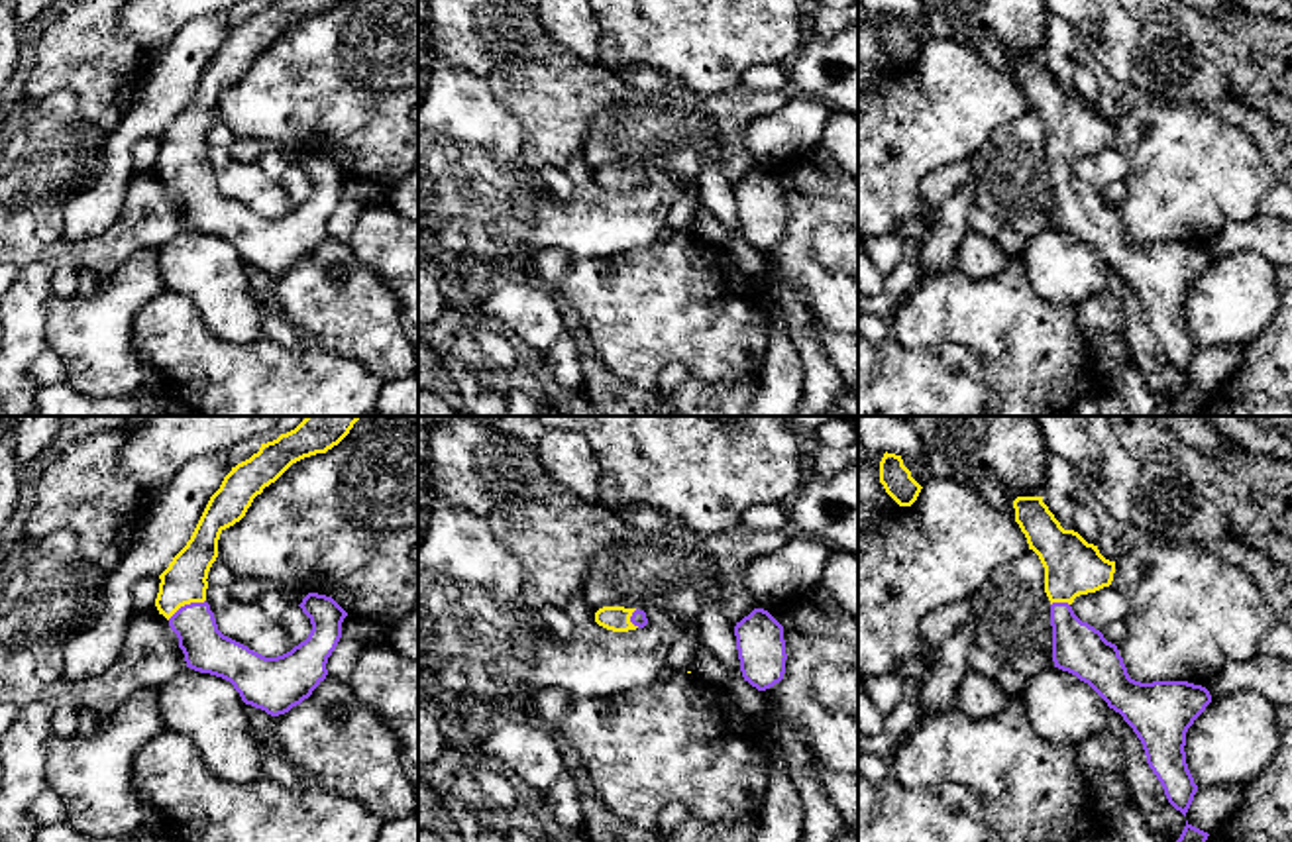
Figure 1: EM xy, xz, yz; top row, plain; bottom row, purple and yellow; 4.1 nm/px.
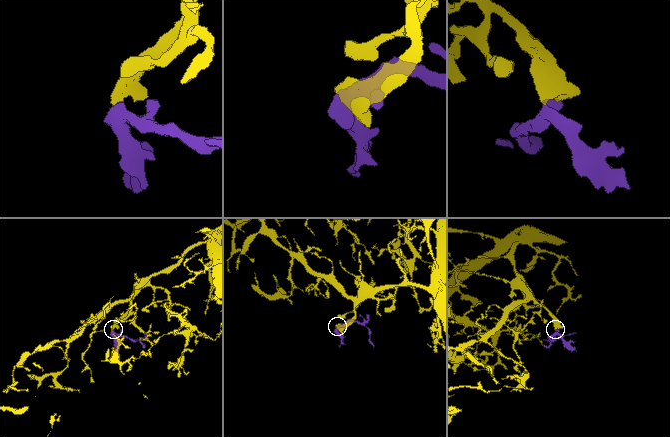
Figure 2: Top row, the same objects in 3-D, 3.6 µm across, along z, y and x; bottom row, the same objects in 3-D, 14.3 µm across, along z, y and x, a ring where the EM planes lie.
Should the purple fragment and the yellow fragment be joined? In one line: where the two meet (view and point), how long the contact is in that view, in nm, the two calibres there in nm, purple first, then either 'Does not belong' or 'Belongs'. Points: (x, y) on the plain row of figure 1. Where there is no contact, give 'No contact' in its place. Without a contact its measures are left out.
Touches purple at xy (185, 165). Shared border 180 nm. Thickness 190 nm (purple) against 180 nm. Belongs

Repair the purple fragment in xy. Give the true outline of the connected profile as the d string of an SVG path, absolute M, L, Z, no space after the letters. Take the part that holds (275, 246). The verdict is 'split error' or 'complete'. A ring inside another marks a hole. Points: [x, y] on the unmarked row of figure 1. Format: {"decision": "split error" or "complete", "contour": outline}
{"decision": "split error", "contour": "M273 0L232 27L210 57L190 100L159 135L155 167L179 198L187 228L222 237L245 265L271 277L289 273L326 239L328 218L342 198L348 173L326 155L308 153L298 165L312 190L291 212L265 218L218 190L206 163L208 132L218 118L220 94L240 82L253 59L293 24L326 14L342 0Z"}

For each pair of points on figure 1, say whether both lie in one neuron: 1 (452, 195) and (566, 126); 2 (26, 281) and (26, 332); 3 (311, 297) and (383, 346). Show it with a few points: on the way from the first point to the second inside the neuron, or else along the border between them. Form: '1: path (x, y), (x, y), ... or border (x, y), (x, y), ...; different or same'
1: border (527, 165), (537, 171); different
2: path (26, 293), (26, 320); same
3: path (328, 297), (366, 328); same

